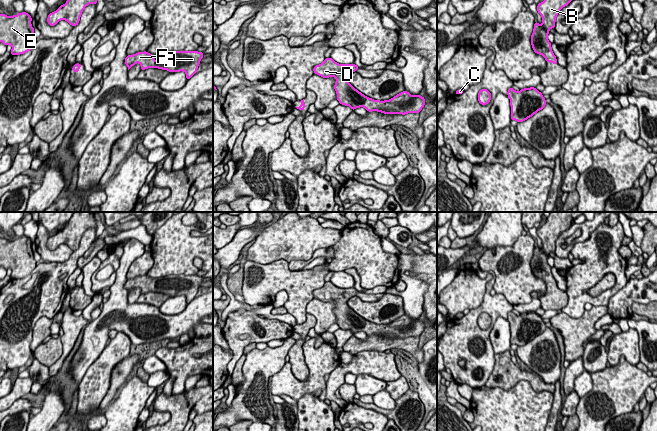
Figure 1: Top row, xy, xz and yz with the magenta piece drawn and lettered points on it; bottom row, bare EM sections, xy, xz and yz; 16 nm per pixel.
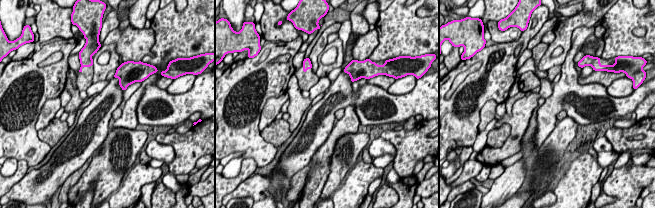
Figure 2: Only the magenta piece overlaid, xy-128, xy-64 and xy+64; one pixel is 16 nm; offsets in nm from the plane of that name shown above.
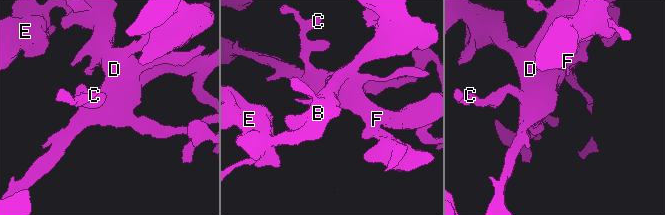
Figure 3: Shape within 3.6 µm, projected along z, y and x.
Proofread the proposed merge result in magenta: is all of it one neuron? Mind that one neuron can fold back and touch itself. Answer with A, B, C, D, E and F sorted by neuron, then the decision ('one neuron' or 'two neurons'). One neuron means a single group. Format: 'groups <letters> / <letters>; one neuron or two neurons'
groups A B C D E F; one neuron

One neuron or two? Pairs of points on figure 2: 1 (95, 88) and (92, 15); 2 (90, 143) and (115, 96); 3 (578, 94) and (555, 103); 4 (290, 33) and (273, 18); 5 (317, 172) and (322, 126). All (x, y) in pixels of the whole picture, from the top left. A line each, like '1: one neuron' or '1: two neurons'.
1: two neurons
2: one neuron
3: one neuron
4: one neuron
5: two neurons

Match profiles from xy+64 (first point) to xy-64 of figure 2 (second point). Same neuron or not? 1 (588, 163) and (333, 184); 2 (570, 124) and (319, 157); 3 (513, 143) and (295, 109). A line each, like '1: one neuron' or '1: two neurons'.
1: two neurons
2: one neuron
3: one neuron

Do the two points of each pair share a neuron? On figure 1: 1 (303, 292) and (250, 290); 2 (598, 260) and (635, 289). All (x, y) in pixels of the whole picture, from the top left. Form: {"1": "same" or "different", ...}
{"1": "same", "2": "different"}

